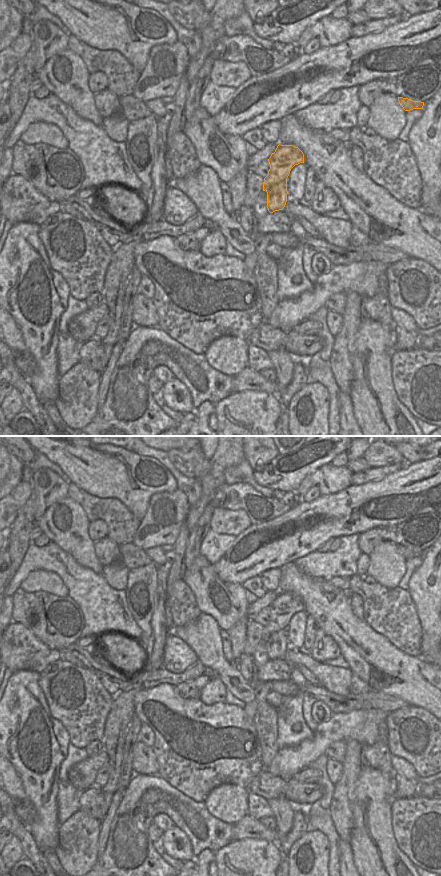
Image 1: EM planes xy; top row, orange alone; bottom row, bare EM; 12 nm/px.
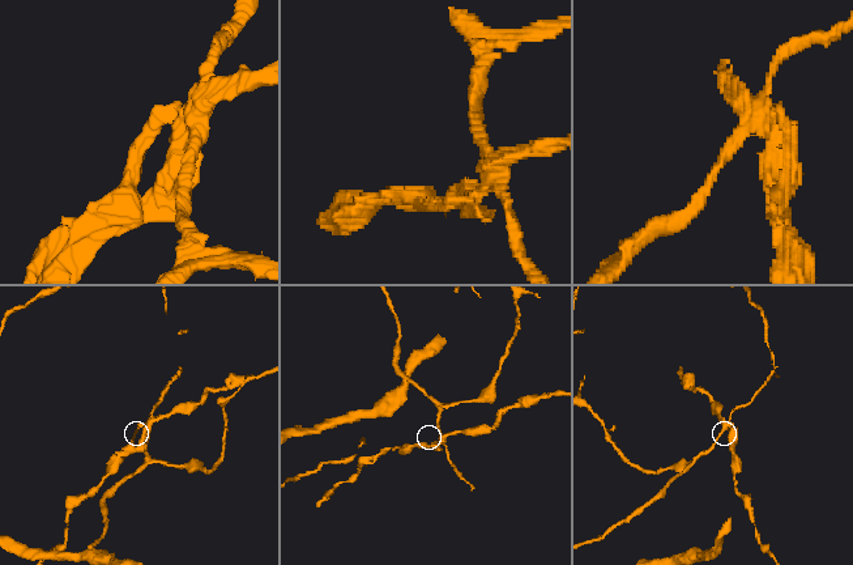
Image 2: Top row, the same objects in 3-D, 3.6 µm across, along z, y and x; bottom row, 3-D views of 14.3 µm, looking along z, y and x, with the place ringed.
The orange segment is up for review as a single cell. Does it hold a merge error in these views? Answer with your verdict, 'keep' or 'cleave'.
cleave

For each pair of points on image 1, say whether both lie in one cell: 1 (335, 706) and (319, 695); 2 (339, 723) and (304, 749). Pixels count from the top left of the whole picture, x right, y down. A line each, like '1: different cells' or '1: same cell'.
1: same cell
2: same cell

